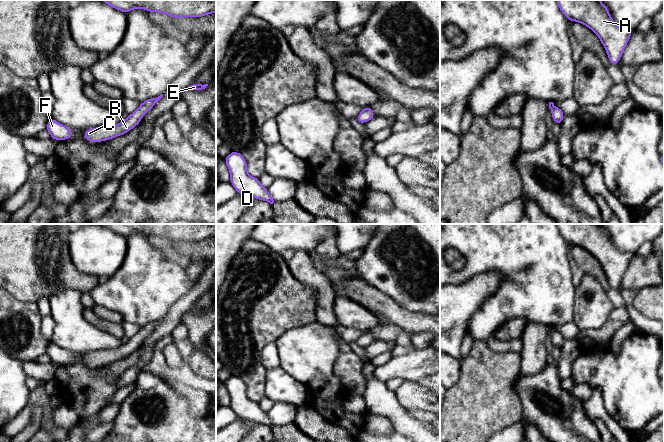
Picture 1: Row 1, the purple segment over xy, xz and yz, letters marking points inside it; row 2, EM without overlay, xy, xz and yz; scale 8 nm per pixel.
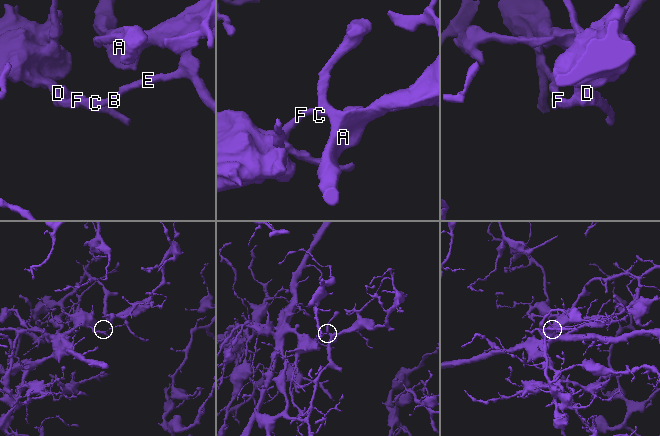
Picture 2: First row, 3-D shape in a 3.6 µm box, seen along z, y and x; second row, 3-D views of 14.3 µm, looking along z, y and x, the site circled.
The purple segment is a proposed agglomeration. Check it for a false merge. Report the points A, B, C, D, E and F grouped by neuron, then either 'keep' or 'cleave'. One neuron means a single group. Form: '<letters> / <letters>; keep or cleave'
A E / B C D F; cleave

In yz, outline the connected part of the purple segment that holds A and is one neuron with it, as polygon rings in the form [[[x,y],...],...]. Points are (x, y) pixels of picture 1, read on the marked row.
[[[556,0],[564,16],[591,29],[600,39],[612,65],[618,64],[633,32],[619,27],[600,0]]]

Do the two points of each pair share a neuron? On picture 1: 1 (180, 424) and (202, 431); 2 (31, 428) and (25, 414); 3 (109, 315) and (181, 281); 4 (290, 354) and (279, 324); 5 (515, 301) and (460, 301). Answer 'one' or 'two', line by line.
1: one
2: two
3: two
4: two
5: two

